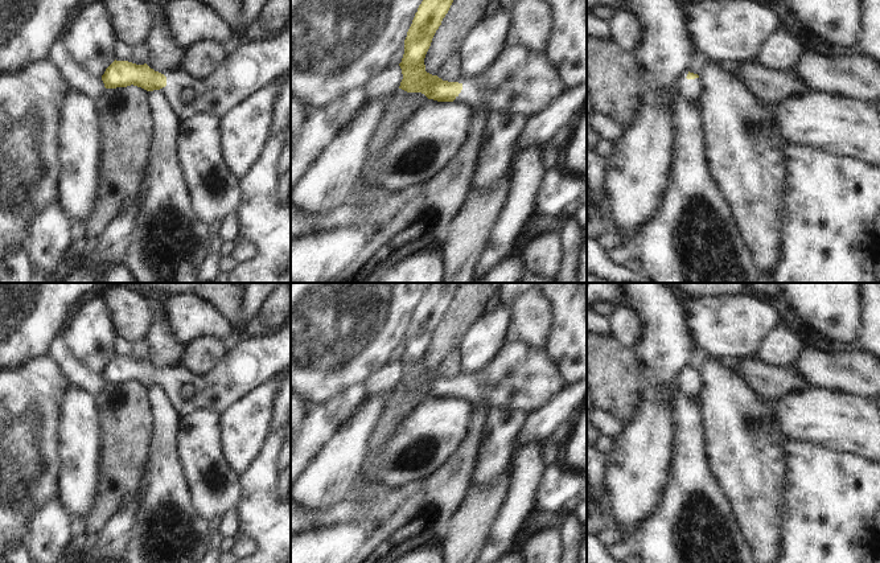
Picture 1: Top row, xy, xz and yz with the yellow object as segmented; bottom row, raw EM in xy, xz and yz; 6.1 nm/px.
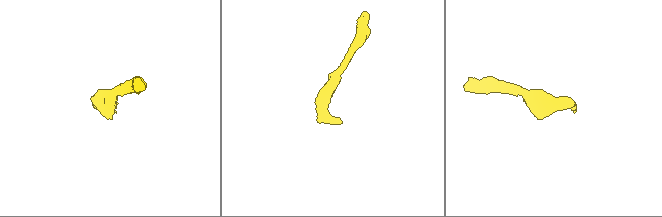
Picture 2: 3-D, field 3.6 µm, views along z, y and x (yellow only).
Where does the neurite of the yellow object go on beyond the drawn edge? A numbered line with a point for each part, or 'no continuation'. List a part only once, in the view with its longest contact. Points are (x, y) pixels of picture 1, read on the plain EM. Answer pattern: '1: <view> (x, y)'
1: xz (522, 378)

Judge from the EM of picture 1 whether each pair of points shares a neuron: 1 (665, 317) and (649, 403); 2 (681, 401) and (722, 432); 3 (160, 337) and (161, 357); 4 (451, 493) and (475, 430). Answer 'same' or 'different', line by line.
1: same
2: different
3: same
4: same

